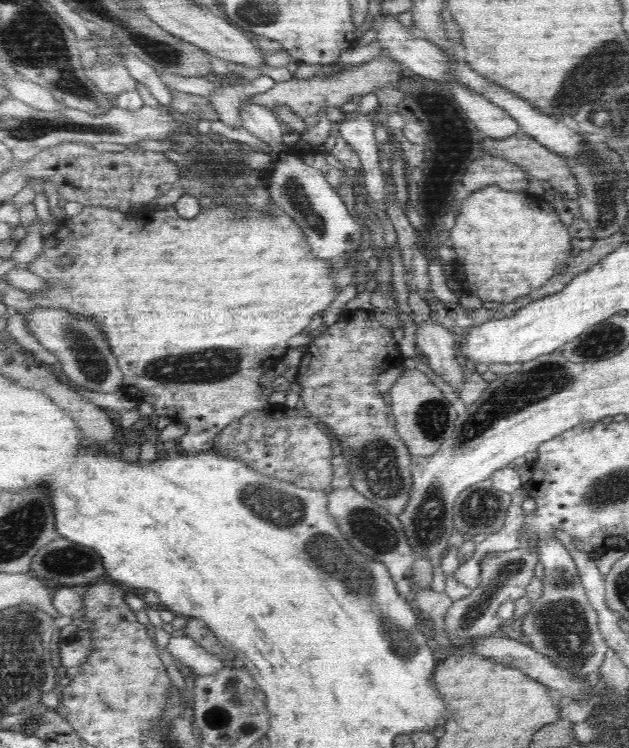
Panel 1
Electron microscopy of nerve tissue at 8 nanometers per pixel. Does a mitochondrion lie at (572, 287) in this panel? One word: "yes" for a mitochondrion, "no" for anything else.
no

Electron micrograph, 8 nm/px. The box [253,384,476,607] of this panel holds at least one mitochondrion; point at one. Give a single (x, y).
(377, 461)

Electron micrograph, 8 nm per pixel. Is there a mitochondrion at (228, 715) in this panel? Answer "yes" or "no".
yes

